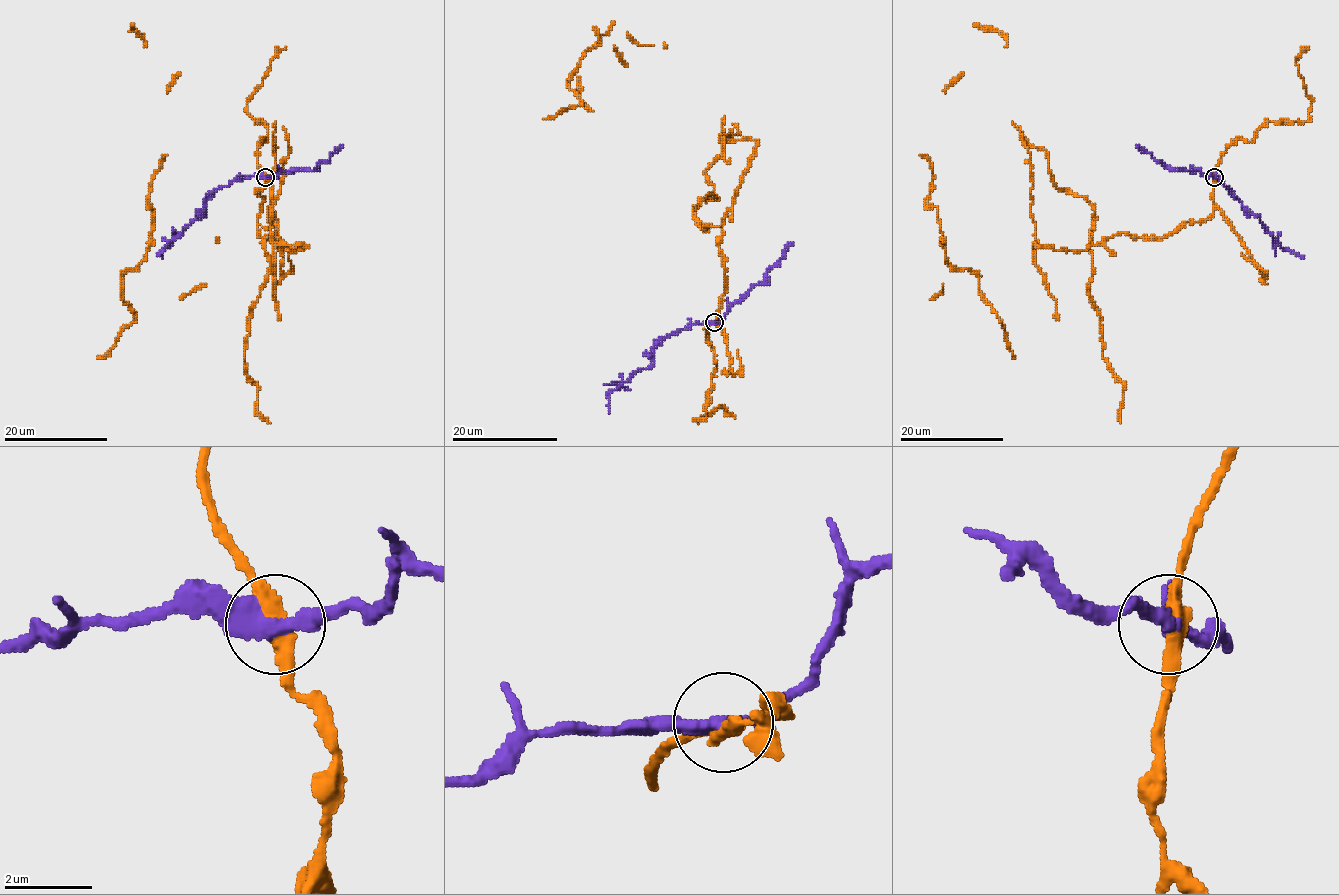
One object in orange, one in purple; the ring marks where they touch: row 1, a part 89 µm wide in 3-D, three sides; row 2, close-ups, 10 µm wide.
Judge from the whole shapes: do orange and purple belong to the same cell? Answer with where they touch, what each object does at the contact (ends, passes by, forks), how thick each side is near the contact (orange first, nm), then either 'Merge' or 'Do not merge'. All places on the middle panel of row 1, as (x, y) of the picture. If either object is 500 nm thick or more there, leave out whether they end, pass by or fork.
Place: (714, 322). At the ring orange passes by. At the ring purple passes by. Thickness 360 nm (orange) against 400 nm. Do not merge

